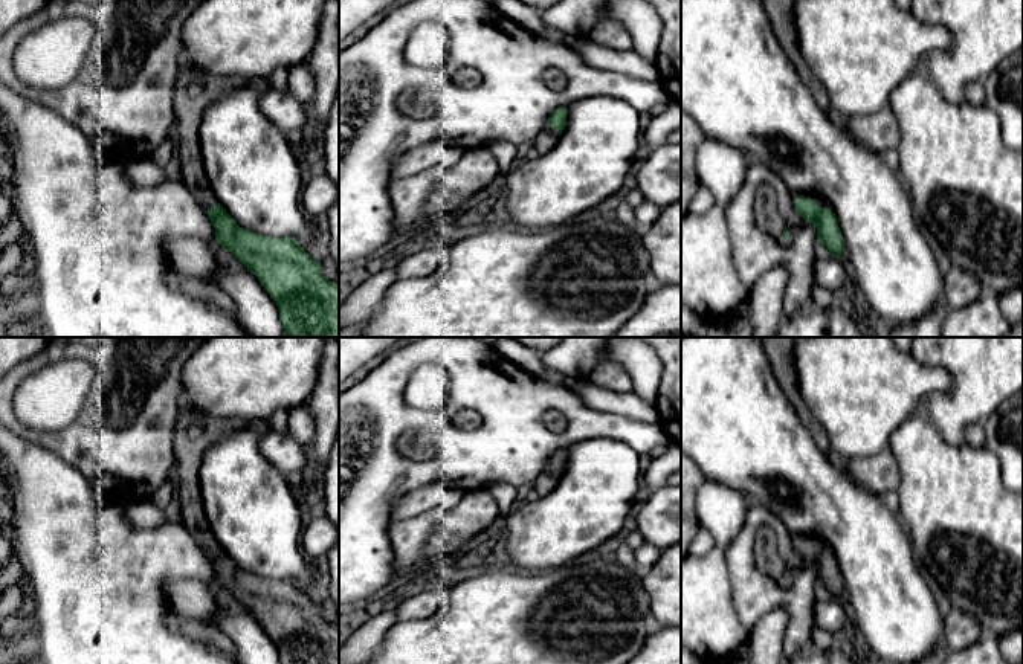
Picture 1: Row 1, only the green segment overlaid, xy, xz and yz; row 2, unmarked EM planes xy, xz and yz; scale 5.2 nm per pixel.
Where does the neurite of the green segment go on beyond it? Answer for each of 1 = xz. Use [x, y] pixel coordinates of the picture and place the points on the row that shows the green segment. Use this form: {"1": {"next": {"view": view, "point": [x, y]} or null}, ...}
{"1": {"next": {"view": "xz", "point": [547, 138]}}}

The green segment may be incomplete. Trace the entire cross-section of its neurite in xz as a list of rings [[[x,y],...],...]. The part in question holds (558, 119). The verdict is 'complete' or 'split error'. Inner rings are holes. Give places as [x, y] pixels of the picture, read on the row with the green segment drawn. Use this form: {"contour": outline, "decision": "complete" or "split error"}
{"contour": [[[566,107],[553,111],[544,130],[533,140],[534,150],[542,156],[547,154],[556,143],[566,125]]], "decision": "split error"}

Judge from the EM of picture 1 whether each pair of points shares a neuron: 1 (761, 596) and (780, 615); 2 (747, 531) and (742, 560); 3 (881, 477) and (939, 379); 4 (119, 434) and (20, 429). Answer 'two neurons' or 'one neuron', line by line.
1: two neurons
2: one neuron
3: two neurons
4: one neuron

